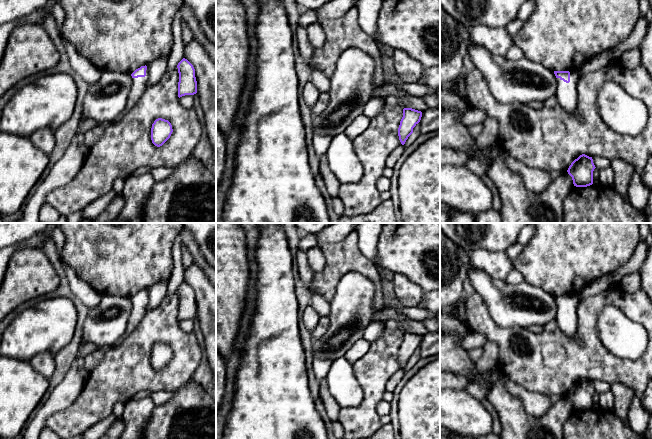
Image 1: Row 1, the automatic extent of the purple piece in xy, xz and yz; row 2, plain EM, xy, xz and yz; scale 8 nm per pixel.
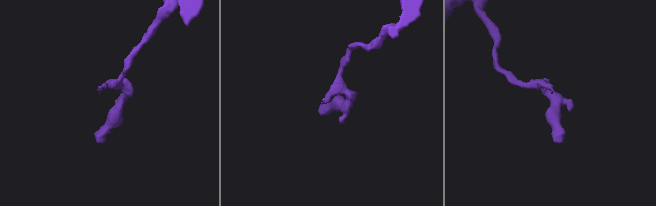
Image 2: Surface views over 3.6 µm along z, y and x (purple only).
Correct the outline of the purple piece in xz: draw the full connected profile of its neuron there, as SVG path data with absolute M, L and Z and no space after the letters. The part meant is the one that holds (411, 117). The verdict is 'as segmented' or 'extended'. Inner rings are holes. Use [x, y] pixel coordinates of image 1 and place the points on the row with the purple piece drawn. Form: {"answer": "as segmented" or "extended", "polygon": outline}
{"answer": "as segmented", "polygon": "M412 108L403 109L403 117L398 128L398 136L402 145L405 144L408 137L413 133L413 128L420 122L421 117L421 111Z"}

